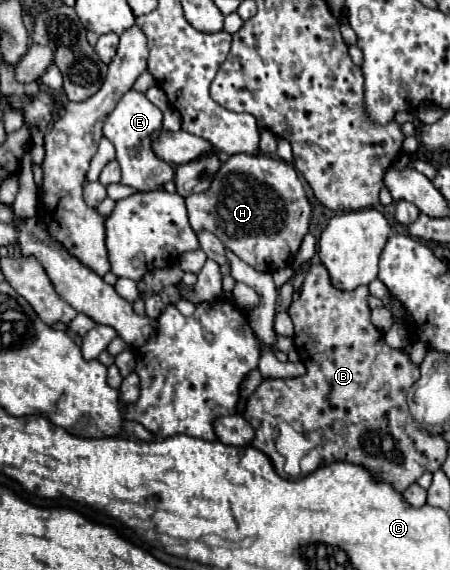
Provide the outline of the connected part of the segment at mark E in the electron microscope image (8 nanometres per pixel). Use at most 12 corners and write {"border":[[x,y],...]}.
{"border":[[129,90],[107,116],[121,184],[141,192],[175,170],[153,152],[161,110]]}

